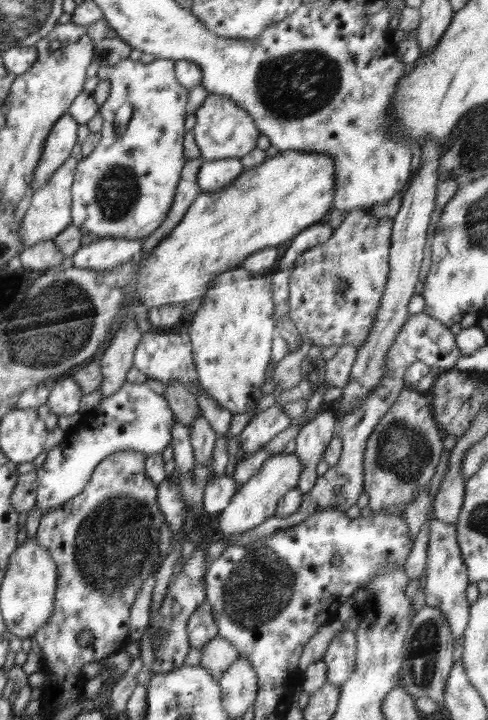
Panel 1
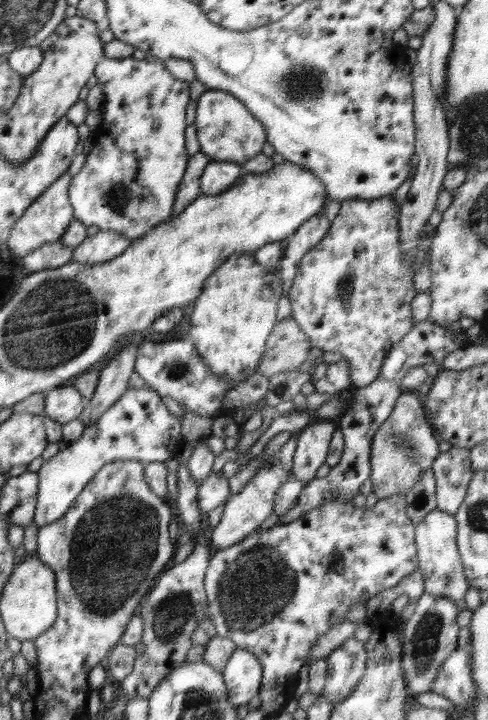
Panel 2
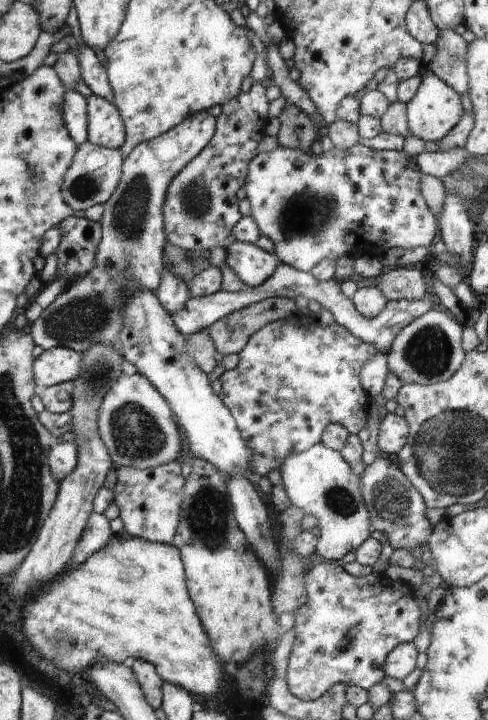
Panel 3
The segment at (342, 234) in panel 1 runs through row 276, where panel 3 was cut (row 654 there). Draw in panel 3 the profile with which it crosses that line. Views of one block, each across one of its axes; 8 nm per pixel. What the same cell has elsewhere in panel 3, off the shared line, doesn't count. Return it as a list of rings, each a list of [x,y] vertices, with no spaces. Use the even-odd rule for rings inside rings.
[[[325,561],[304,576],[304,603],[295,611],[296,640],[287,665],[290,692],[299,700],[313,701],[328,692],[334,684],[344,682],[369,690],[385,678],[384,664],[388,654],[401,643],[413,643],[419,634],[424,611],[412,595],[412,583],[390,580],[385,574],[364,578],[351,576],[341,562]]]

